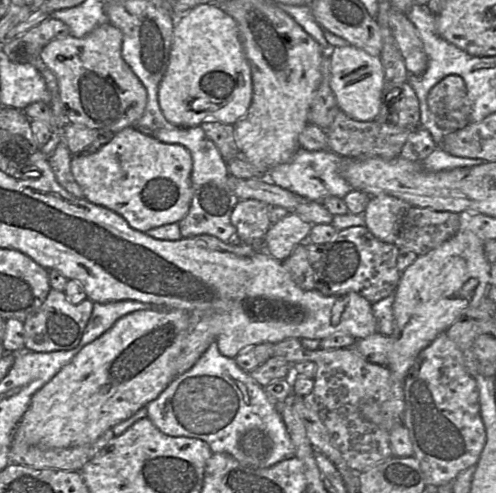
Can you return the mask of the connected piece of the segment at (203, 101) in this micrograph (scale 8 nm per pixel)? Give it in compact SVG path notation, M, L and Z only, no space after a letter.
M218 3L200 4L177 17L158 102L170 123L180 127L202 122L234 125L249 109L253 94L251 68L235 20Z

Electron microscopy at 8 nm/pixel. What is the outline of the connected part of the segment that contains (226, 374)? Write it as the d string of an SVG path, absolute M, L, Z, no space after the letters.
M213 342L189 370L176 377L145 408L147 418L163 434L202 440L213 453L229 454L243 467L265 469L295 457L294 446L280 414L275 409L274 402L265 388L251 378L250 373L242 371L235 359L222 355Z

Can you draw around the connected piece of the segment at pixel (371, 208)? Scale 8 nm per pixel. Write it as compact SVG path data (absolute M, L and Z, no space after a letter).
M370 196L363 212L367 229L380 241L397 244L402 219L411 206L393 196Z

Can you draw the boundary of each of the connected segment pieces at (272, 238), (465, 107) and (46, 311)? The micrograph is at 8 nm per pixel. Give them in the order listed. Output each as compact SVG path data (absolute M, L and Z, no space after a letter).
M288 213L271 225L264 238L264 251L278 261L286 259L293 249L307 240L312 224Z
M448 75L428 93L427 104L436 124L443 131L462 129L470 123L471 104L464 80Z
M51 288L39 309L23 321L25 350L32 352L52 352L75 348L83 335L91 316L94 302L85 299L74 305L63 291Z

